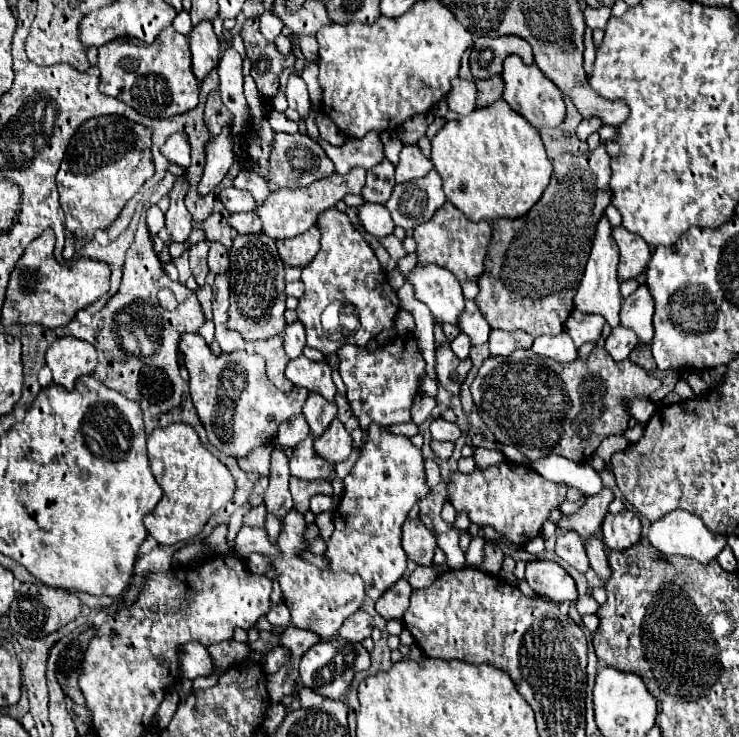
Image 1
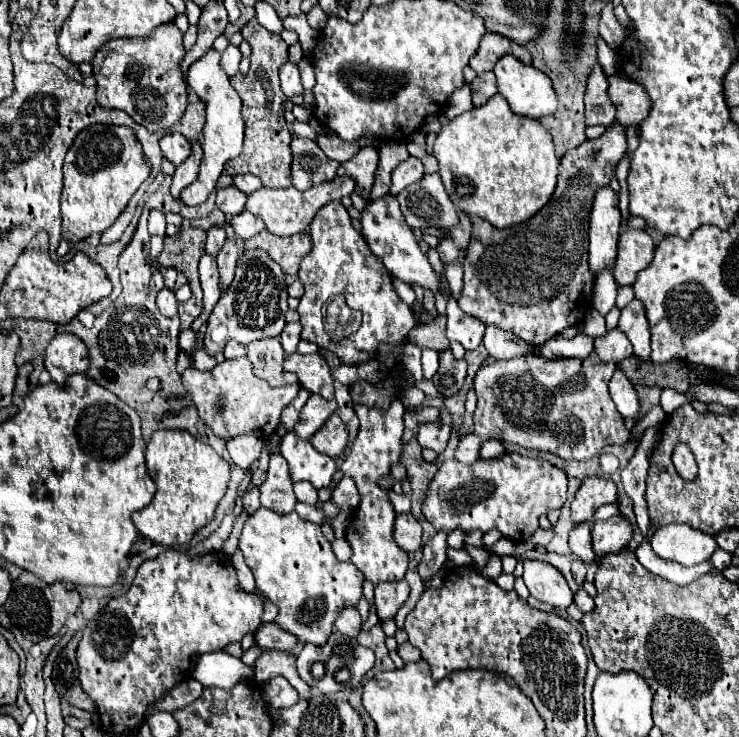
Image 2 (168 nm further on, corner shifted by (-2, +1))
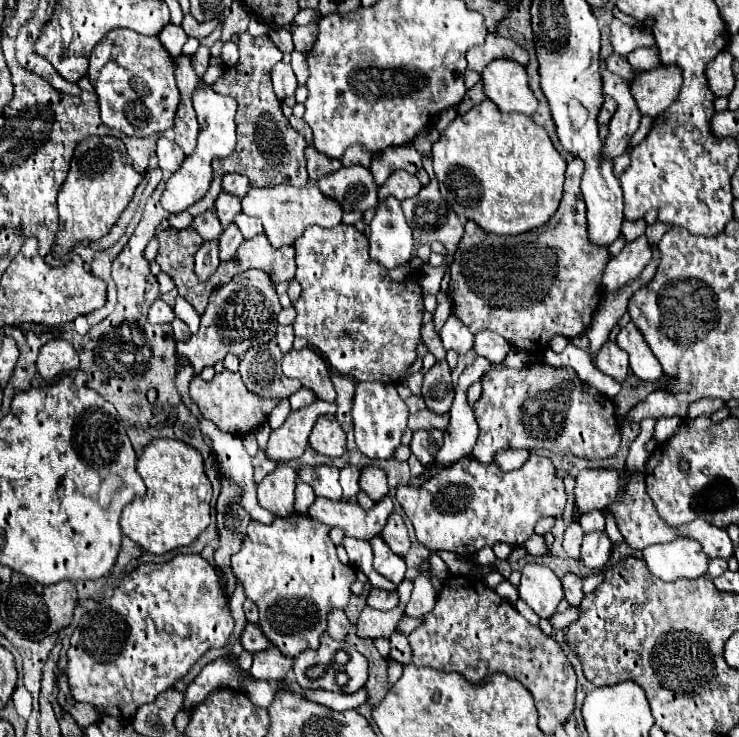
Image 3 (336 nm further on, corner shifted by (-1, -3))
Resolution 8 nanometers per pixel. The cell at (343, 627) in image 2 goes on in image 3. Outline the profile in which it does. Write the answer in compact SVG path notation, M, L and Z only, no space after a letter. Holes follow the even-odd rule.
M334 609L330 615L328 615L328 629L326 633L336 639L336 641L344 641L348 631L350 631L350 621L346 617L346 613L342 609Z

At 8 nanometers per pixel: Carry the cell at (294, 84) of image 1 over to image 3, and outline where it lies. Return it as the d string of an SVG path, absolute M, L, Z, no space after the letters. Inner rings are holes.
M282 61L276 67L272 67L272 85L274 85L274 91L280 101L284 101L286 97L292 97L298 87L298 81L296 81L292 67Z

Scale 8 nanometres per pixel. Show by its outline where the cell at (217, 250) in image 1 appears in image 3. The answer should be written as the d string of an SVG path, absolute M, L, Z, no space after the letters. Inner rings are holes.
M202 213L202 215L194 217L192 227L200 233L200 237L204 241L218 241L218 237L222 233L222 225L220 225L216 213Z

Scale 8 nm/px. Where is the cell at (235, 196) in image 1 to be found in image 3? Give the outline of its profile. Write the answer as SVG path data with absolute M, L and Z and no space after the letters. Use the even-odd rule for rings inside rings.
M222 191L216 199L216 215L222 223L222 227L228 227L234 221L234 215L238 215L240 209L240 199L236 195L230 195L226 191Z

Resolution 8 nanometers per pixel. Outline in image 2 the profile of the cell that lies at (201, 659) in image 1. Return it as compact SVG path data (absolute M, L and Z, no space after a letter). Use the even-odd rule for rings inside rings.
M225 651L205 653L197 659L193 677L203 687L221 687L231 689L237 681L255 681L253 667L245 665L239 657L233 657Z

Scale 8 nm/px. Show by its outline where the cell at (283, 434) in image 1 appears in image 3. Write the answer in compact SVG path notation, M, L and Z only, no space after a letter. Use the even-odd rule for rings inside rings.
M300 387L300 389L298 389L294 395L290 395L288 399L290 399L290 407L292 407L292 411L296 411L296 409L306 407L306 405L310 405L312 401L316 401L316 395L310 393L306 387Z

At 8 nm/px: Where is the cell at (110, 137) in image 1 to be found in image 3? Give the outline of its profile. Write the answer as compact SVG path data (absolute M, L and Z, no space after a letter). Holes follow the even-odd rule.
M92 135L76 145L68 177L58 193L60 229L52 247L54 257L66 255L74 245L96 241L112 229L120 213L128 207L142 175L128 161L124 143L112 135Z

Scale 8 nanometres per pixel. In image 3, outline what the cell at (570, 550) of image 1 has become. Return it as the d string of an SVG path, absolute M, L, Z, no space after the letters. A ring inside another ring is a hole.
M568 573L564 579L562 579L562 587L564 587L564 597L570 601L570 605L578 605L584 597L582 593L582 579L574 573Z

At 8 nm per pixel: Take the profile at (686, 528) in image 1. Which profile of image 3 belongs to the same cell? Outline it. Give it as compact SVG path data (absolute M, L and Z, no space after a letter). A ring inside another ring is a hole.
M680 535L670 543L648 545L642 553L652 575L662 581L676 581L680 577L696 579L708 571L708 557L692 537Z

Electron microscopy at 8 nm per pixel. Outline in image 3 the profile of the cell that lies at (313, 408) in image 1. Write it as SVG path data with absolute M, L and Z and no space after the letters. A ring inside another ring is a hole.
M320 399L304 409L292 411L284 421L284 425L270 433L268 445L264 449L266 457L274 463L298 459L308 445L308 437L316 419L320 415L332 415L332 413L336 413L336 405Z

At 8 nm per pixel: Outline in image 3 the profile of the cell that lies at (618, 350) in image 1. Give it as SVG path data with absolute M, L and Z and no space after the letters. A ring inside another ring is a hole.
M606 341L606 345L600 347L594 363L602 373L614 377L616 381L624 381L630 371L628 353L624 353L624 349L620 349L614 341Z

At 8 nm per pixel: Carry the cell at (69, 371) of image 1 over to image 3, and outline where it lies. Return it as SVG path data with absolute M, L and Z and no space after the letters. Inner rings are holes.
M52 339L48 341L38 355L38 373L42 375L42 379L46 381L54 381L58 379L58 375L66 373L66 371L74 371L78 369L78 353L76 349L62 339Z

